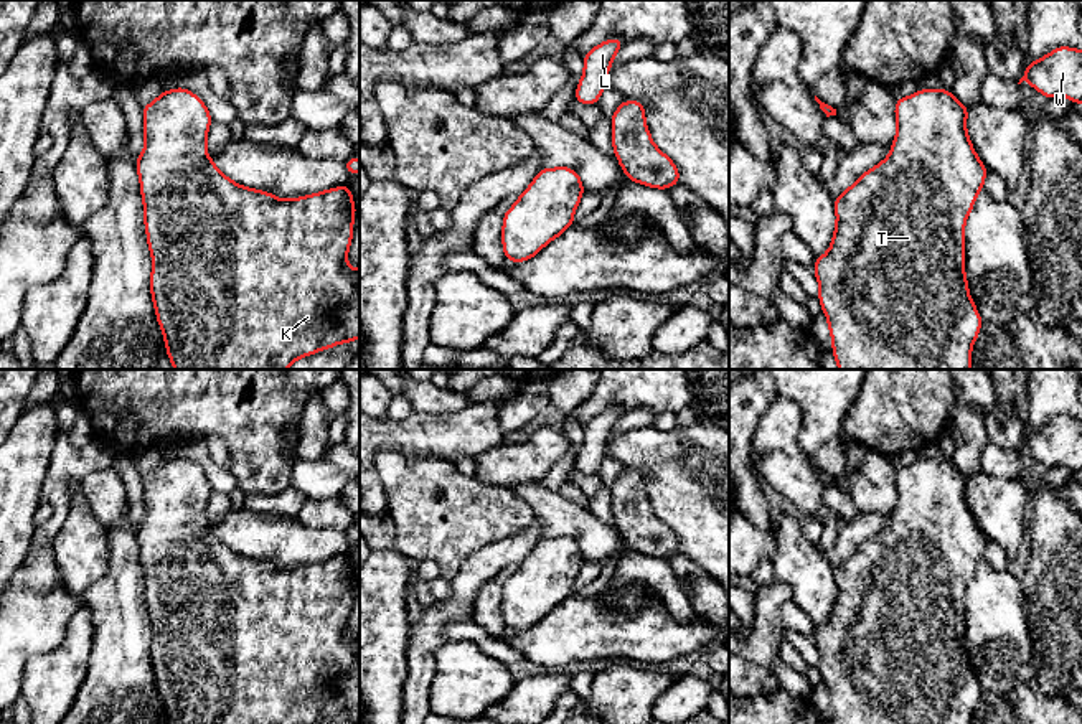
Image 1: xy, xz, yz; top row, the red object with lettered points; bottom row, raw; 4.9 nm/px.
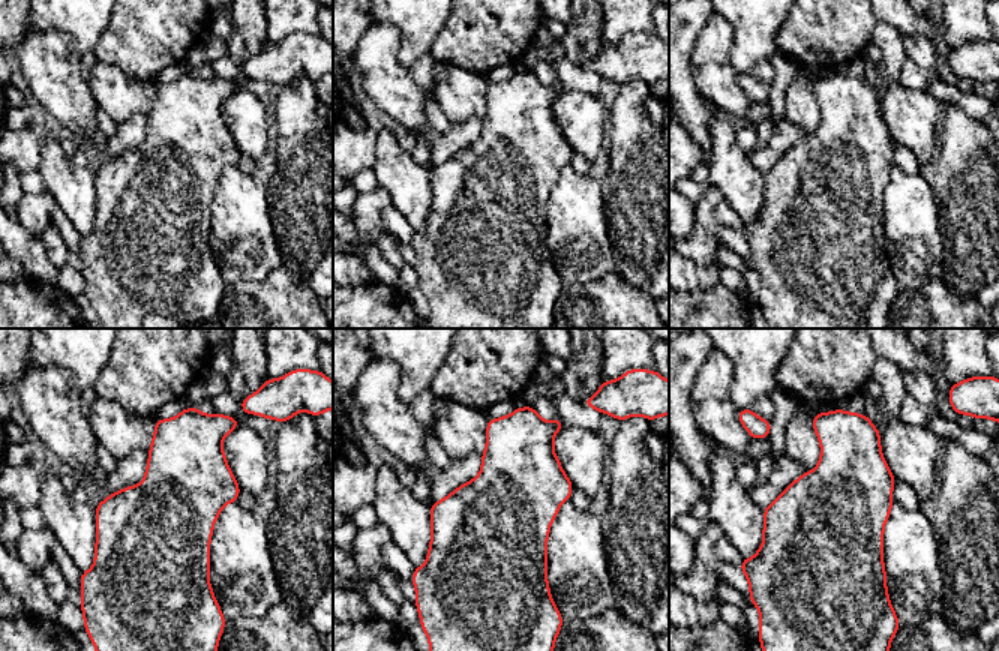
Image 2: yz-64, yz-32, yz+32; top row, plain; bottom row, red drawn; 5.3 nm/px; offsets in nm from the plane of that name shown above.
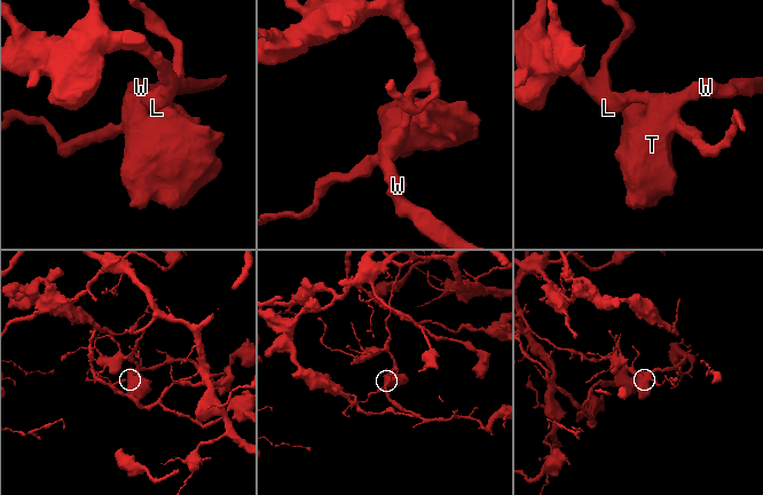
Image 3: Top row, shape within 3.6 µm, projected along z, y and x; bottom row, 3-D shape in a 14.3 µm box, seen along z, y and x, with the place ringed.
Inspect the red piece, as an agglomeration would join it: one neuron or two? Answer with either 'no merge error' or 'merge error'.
no merge error

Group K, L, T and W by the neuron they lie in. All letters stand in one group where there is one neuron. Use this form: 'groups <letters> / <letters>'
groups K L T W

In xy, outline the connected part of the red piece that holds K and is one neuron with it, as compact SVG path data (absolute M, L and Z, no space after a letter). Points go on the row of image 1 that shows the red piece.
M185 87L163 91L153 102L142 107L145 147L135 160L143 200L143 221L147 242L153 262L150 272L150 292L155 315L163 331L165 348L175 369L287 369L302 356L333 348L338 343L350 343L360 338L360 269L346 264L353 239L353 219L356 206L351 188L338 186L295 200L280 200L272 193L247 188L223 175L208 157L206 135L211 115L205 102Z

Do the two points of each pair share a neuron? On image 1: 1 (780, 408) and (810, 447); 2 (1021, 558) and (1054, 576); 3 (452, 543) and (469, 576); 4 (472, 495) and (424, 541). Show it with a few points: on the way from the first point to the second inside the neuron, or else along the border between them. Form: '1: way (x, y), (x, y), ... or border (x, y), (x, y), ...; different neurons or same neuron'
1: border (782, 398), (800, 411), (799, 446), (812, 459); different neurons
2: border (1028, 533), (1030, 559), (1020, 579); different neurons
3: border (495, 541), (475, 550), (451, 581); different neurons
4: way (461, 507), (436, 530); same neuron

